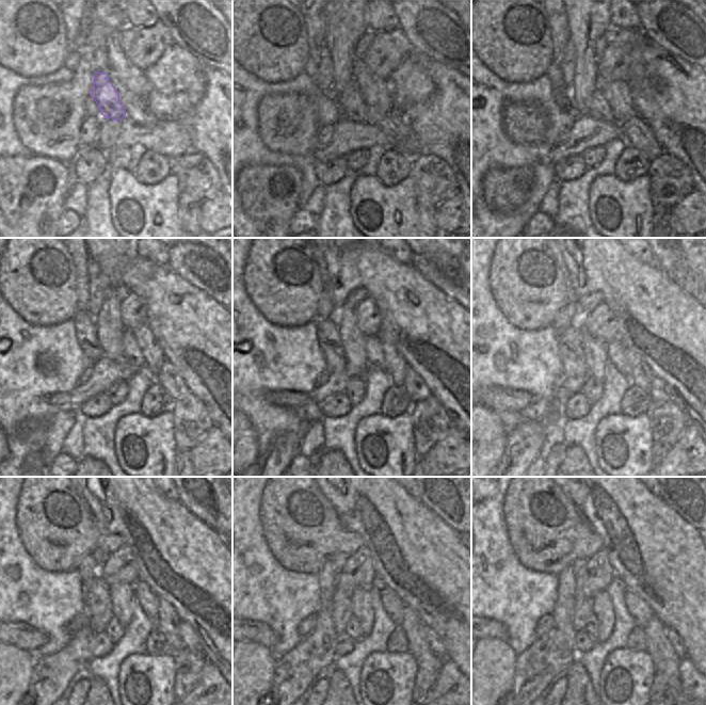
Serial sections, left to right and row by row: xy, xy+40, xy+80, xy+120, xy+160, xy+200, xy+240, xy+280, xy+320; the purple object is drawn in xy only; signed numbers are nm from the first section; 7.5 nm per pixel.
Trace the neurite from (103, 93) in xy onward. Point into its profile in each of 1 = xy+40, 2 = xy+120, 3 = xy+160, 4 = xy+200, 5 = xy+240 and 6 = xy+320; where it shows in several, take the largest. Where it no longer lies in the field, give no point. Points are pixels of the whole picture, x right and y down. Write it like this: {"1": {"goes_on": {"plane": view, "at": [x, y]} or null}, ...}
{"1": {"goes_on": {"plane": "xy+40", "at": [350, 101]}}, "2": {"goes_on": {"plane": "xy+120", "at": [130, 353]}}, "3": {"goes_on": {"plane": "xy+160", "at": [373, 352]}}, "4": {"goes_on": {"plane": "xy+200", "at": [615, 352]}}, "5": {"goes_on": {"plane": "xy+240", "at": [148, 602]}}, "6": {"goes_on": {"plane": "xy+320", "at": [640, 611]}}}

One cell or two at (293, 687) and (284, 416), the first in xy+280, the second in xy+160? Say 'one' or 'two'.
two

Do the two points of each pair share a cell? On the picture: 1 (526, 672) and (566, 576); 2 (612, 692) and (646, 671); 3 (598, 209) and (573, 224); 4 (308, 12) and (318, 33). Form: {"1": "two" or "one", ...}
{"1": "one", "2": "one", "3": "two", "4": "one"}

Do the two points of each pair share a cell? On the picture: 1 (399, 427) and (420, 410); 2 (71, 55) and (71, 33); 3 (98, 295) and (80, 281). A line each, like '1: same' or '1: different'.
1: different
2: different
3: different

